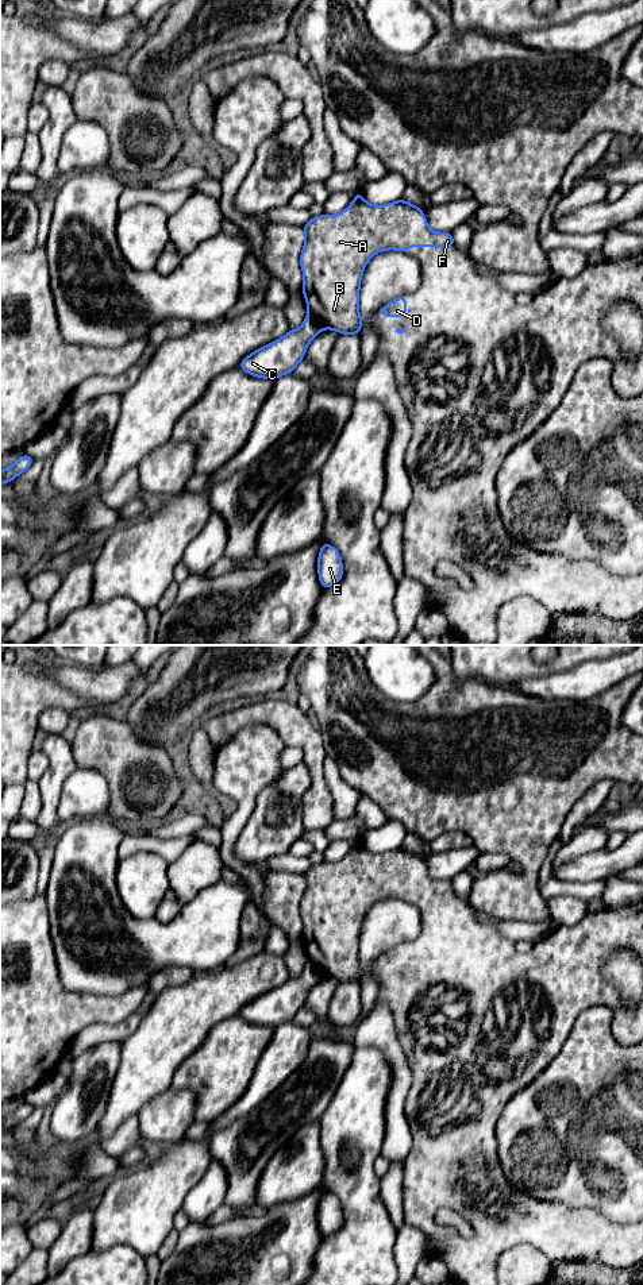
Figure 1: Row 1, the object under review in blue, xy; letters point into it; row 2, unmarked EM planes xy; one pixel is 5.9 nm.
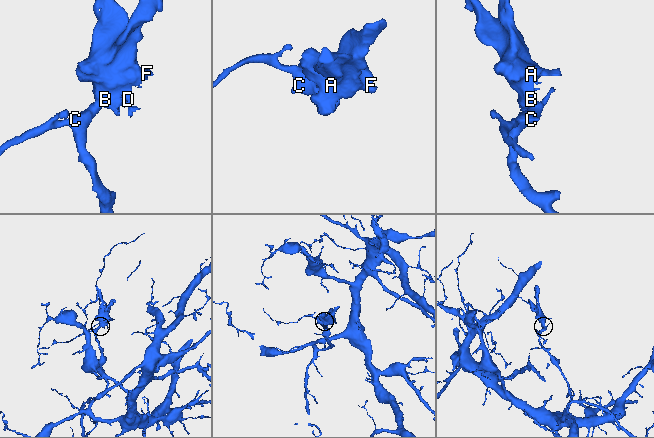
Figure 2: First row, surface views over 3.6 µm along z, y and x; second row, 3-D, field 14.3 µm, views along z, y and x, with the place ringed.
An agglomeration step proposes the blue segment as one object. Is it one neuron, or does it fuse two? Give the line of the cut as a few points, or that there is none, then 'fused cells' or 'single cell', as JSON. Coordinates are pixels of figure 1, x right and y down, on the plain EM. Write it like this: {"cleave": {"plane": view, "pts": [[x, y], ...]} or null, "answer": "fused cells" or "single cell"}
{"cleave": {"plane": "xy", "pts": [[308, 961], [314, 963], [324, 975]]}, "answer": "fused cells"}

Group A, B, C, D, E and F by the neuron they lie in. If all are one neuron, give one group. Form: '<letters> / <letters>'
A B D F / C E

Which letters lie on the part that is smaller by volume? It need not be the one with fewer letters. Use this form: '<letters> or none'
A, B, D, F

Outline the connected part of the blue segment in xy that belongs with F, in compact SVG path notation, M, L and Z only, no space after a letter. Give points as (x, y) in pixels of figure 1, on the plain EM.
M354 840L353 850L340 861L313 864L301 877L305 890L300 902L304 923L303 942L309 962L322 969L326 977L340 983L359 983L363 968L359 962L359 937L367 910L381 899L407 900L409 895L454 895L451 880L430 876L420 854L398 846L385 853L367 850L361 840Z

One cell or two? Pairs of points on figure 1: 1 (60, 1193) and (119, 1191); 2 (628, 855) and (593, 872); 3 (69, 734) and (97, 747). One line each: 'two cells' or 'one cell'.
1: two cells
2: one cell
3: two cells

